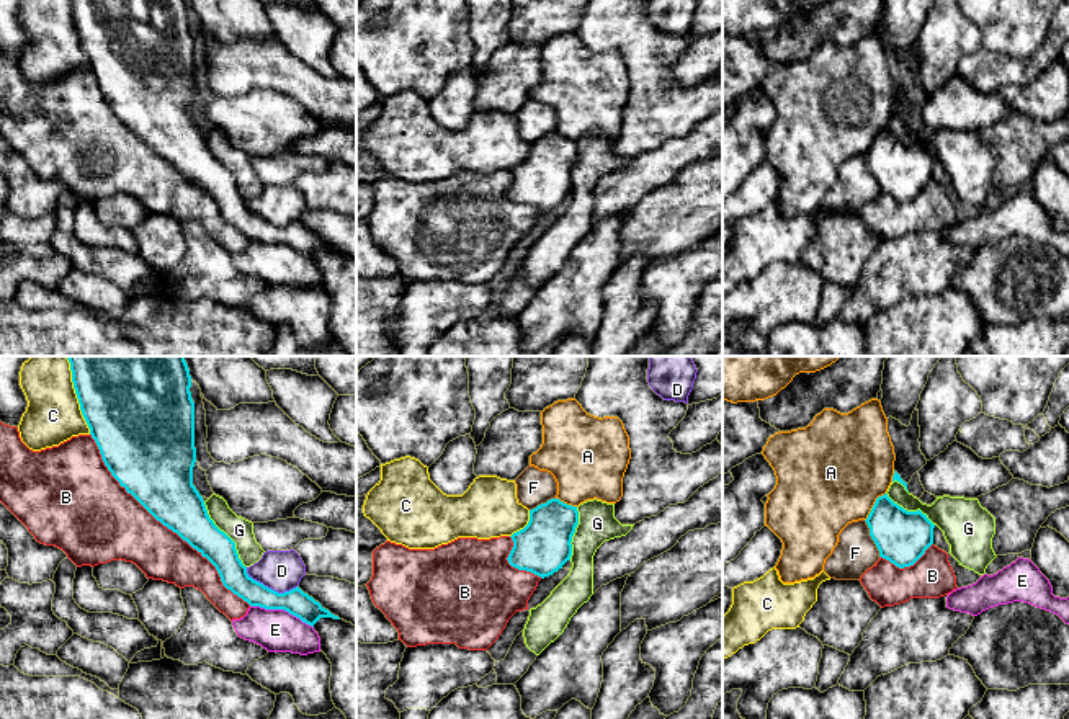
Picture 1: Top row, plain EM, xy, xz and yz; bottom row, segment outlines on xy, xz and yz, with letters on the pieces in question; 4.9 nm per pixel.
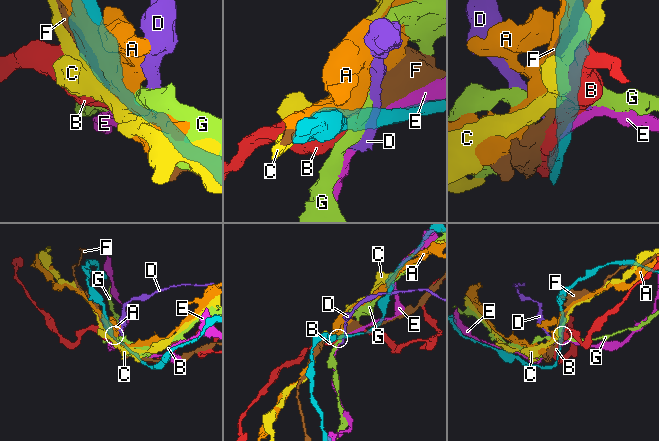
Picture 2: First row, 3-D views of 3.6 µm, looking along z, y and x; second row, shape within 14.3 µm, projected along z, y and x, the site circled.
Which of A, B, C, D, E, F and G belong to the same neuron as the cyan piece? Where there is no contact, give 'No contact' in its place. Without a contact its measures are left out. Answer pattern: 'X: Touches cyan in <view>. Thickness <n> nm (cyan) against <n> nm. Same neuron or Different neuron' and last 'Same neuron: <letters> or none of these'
A: Touches cyan in yz. Thickness 260 nm (cyan) against 480 nm. Different neuron
B: Touches cyan in xy. Thickness 340 nm (cyan) against 340 nm. Different neuron
C: Touches cyan in xy. Thickness 420 nm (cyan) against 280 nm. Different neuron
D: Touches cyan in xy. Thickness 140 nm (cyan) against 200 nm. Different neuron
E: Touches cyan in xy. Thickness 130 nm (cyan) against 200 nm. Different neuron
F: Touches cyan in yz. Thickness 260 nm (cyan) against 200 nm. Different neuron
G: Touches cyan in xy. Thickness 220 nm (cyan) against 120 nm. Different neuron
Same neuron: none of these

